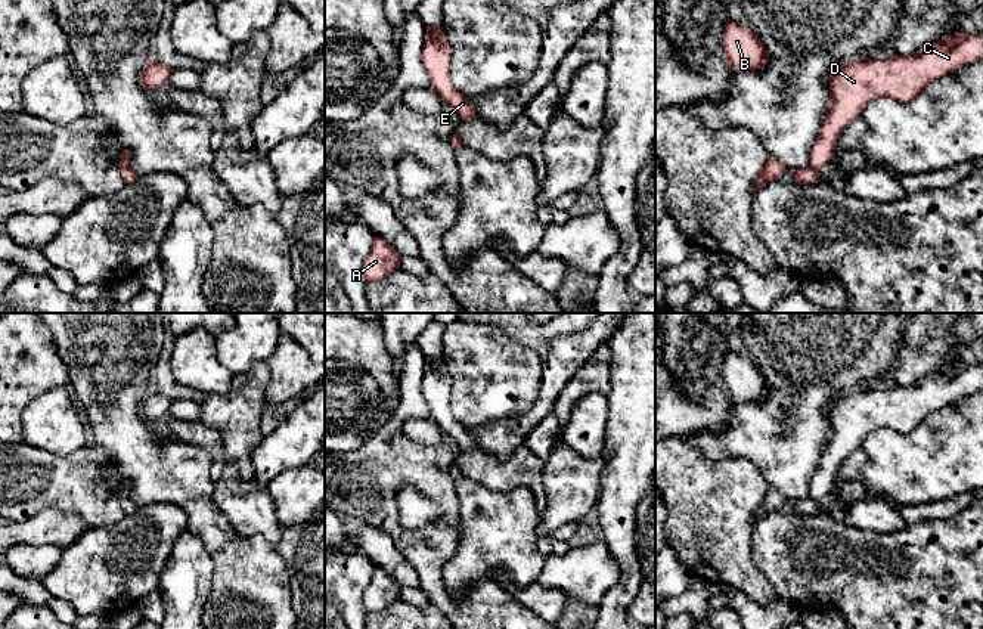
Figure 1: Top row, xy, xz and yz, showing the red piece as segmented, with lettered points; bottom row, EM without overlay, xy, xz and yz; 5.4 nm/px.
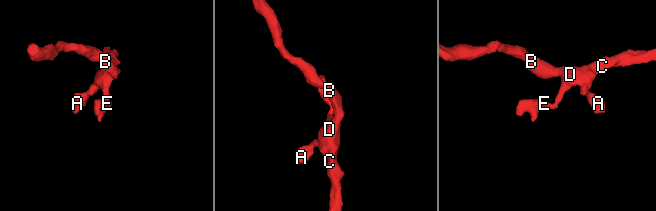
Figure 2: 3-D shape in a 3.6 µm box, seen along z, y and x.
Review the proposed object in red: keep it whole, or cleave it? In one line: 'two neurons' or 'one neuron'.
one neuron

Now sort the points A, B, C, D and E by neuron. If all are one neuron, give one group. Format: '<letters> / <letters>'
A B C D E

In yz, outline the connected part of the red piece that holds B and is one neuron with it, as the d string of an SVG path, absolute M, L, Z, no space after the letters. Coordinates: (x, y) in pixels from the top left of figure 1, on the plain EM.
M728 351L723 359L725 391L735 403L757 402L768 396L769 385L751 359Z

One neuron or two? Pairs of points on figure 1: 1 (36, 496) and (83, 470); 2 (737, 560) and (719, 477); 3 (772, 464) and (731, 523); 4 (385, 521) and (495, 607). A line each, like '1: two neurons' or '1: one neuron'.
1: one neuron
2: one neuron
3: two neurons
4: one neuron

